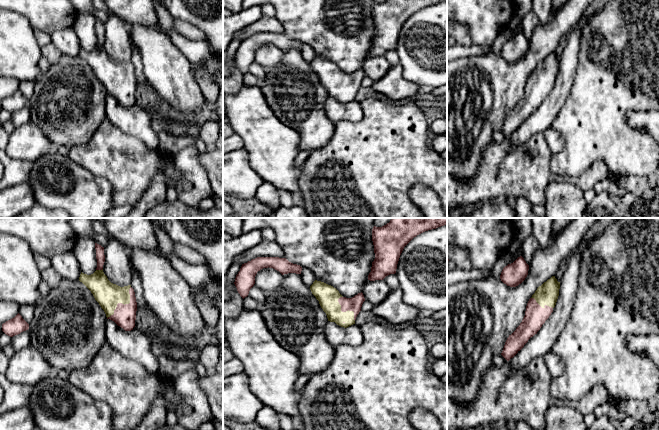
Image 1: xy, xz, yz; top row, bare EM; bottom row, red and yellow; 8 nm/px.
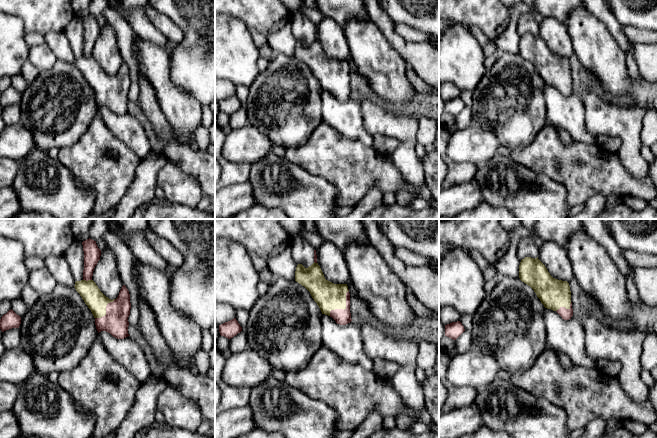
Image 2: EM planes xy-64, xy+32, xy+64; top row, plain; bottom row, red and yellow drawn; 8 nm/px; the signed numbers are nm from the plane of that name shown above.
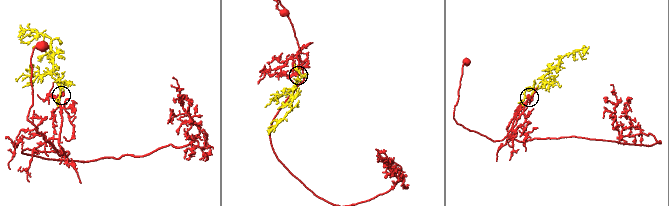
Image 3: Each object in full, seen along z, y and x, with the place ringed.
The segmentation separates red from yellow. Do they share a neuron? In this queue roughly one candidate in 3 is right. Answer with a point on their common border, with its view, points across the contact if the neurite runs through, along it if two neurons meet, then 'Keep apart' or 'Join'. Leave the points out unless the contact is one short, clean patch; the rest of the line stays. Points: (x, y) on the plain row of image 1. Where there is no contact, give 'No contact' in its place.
Touches red at xy (123, 80). Join

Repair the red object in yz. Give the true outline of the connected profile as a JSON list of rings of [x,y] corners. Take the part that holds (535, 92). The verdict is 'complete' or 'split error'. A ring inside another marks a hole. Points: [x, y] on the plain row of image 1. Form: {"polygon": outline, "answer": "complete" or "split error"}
{"polygon": [[[552,52],[529,75],[525,92],[516,106],[507,114],[501,131],[509,137],[540,106],[553,88],[559,72],[560,58]]], "answer": "split error"}

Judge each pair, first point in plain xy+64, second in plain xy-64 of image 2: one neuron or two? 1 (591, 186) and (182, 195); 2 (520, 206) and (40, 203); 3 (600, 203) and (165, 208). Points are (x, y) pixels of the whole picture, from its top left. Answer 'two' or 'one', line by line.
1: two
2: one
3: two

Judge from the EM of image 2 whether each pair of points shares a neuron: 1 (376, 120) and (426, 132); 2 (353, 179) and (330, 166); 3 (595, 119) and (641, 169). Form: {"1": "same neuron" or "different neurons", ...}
{"1": "different neurons", "2": "same neuron", "3": "same neuron"}

